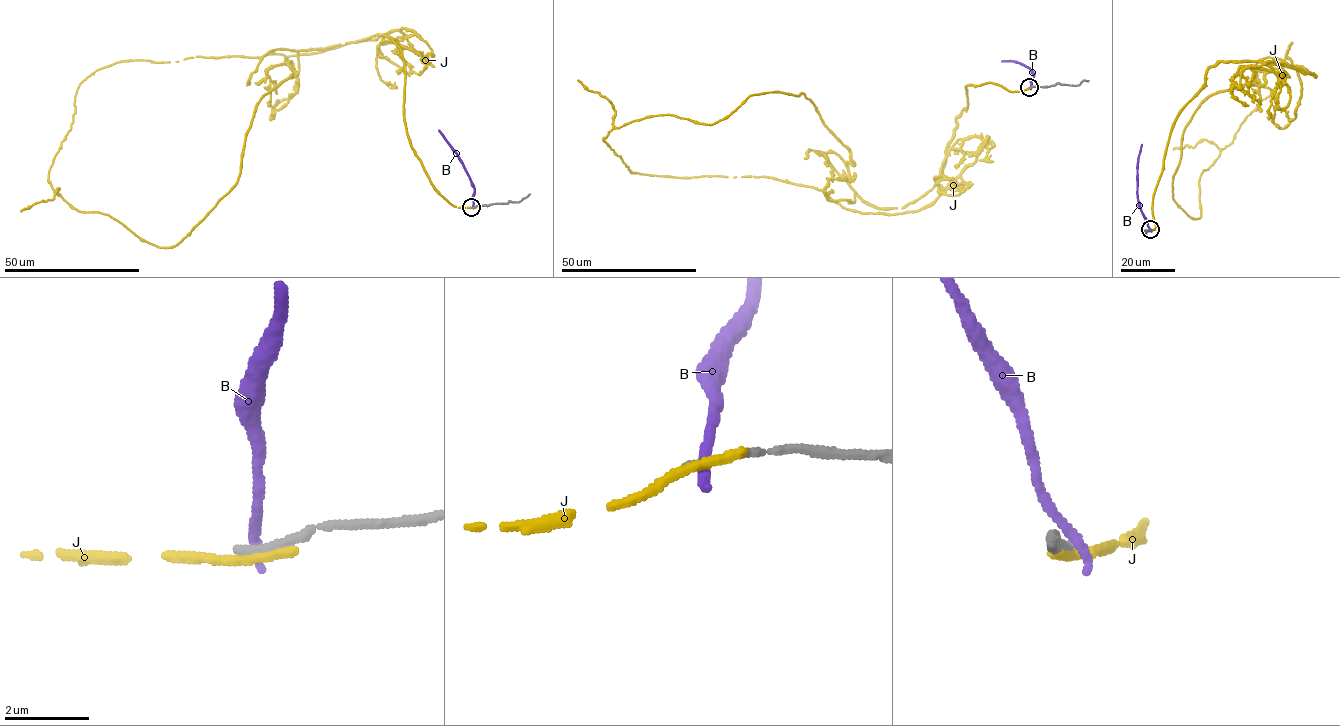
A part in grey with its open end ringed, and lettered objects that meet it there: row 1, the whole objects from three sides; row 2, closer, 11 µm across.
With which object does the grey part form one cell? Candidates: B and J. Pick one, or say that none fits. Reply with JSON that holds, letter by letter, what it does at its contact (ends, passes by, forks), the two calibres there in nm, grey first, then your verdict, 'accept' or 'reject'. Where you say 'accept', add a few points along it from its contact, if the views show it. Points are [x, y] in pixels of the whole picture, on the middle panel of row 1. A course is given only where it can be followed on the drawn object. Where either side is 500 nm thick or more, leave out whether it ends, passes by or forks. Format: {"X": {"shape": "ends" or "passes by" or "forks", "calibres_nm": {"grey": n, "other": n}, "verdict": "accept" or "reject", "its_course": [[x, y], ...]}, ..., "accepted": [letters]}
{"B": {"shape": "ends", "calibres_nm": {"grey": 220, "other": 280}, "verdict": "reject"}, "J": {"shape": "ends", "calibres_nm": {"grey": 240, "other": 280}, "verdict": "reject"}, "accepted": []}

